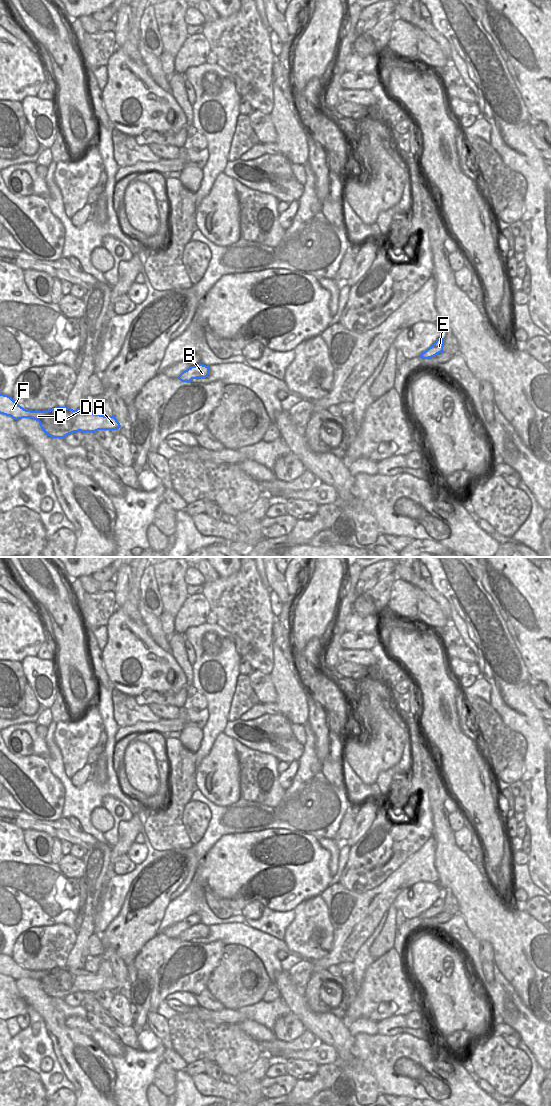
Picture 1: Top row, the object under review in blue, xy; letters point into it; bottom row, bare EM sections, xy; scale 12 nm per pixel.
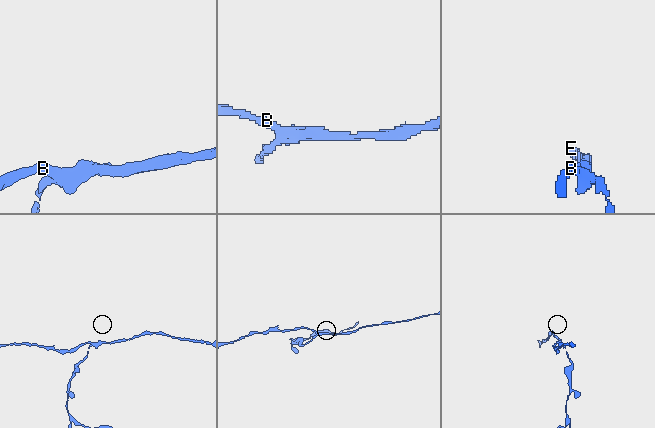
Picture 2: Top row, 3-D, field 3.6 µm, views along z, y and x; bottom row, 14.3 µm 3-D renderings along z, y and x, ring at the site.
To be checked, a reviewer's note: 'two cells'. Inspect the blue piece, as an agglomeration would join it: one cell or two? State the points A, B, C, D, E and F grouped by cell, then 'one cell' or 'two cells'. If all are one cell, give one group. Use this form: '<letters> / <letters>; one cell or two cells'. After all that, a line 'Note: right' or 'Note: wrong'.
A B C D E F; one cell
Note: wrong

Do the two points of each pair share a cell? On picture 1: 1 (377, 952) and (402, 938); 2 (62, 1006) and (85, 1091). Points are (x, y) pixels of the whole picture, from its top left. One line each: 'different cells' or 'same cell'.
1: different cells
2: different cells

